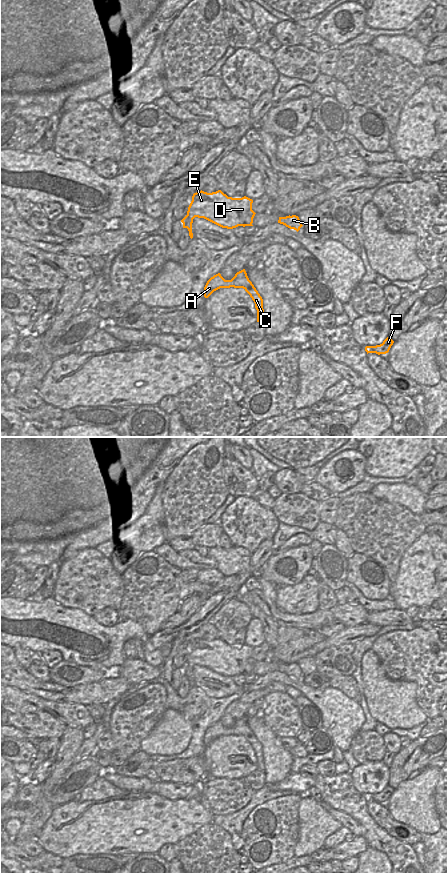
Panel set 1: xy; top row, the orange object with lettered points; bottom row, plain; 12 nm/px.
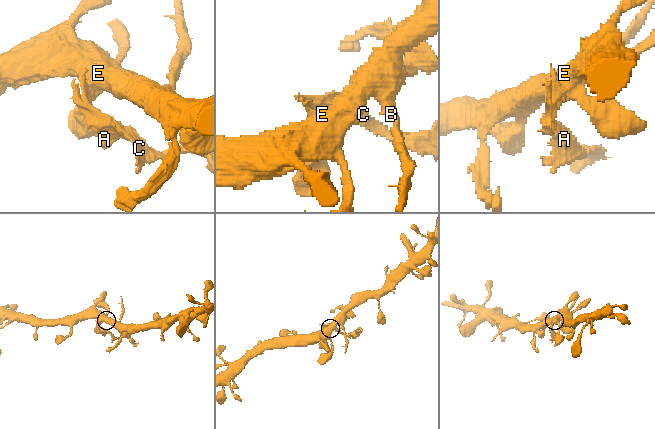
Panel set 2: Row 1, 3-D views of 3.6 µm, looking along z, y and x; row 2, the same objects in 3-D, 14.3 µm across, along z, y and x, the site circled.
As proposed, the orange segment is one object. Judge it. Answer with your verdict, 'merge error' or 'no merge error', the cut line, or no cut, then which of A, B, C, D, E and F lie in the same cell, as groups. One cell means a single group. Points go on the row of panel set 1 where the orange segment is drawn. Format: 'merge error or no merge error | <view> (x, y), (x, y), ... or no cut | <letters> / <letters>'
merge error | xy (187, 213), (192, 222) | A C F / B D E

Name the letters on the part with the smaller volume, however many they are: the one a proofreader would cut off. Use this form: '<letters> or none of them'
A, C, F

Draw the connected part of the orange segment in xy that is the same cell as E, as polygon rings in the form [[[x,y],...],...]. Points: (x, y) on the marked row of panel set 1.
[[[221,190],[207,193],[199,191],[193,194],[187,214],[192,220],[204,218],[222,228],[233,229],[238,226],[253,226],[255,212],[252,210],[253,200],[228,197]]]

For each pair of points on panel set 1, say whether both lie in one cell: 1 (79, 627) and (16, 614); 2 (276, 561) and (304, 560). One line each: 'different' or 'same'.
1: same
2: same

